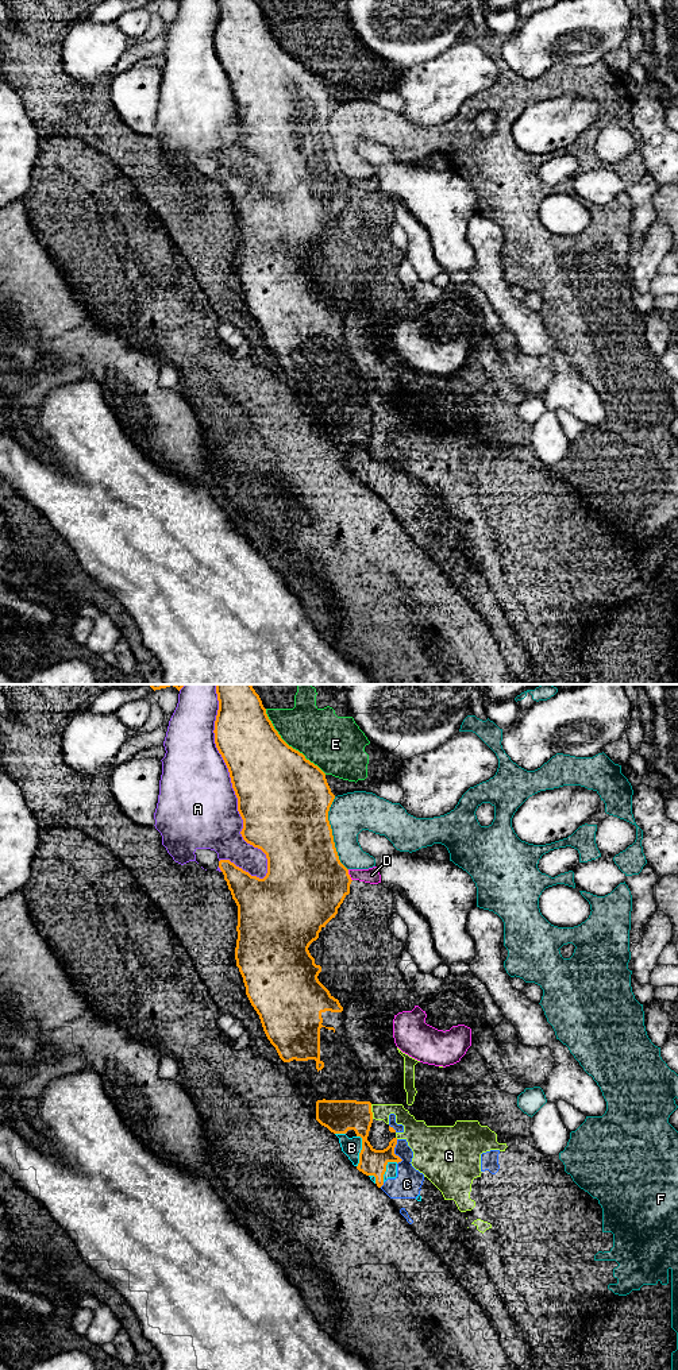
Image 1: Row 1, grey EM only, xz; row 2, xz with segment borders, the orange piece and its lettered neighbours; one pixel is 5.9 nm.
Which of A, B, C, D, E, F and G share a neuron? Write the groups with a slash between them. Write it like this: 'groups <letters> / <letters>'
groups A / B / C G / D / E / F

